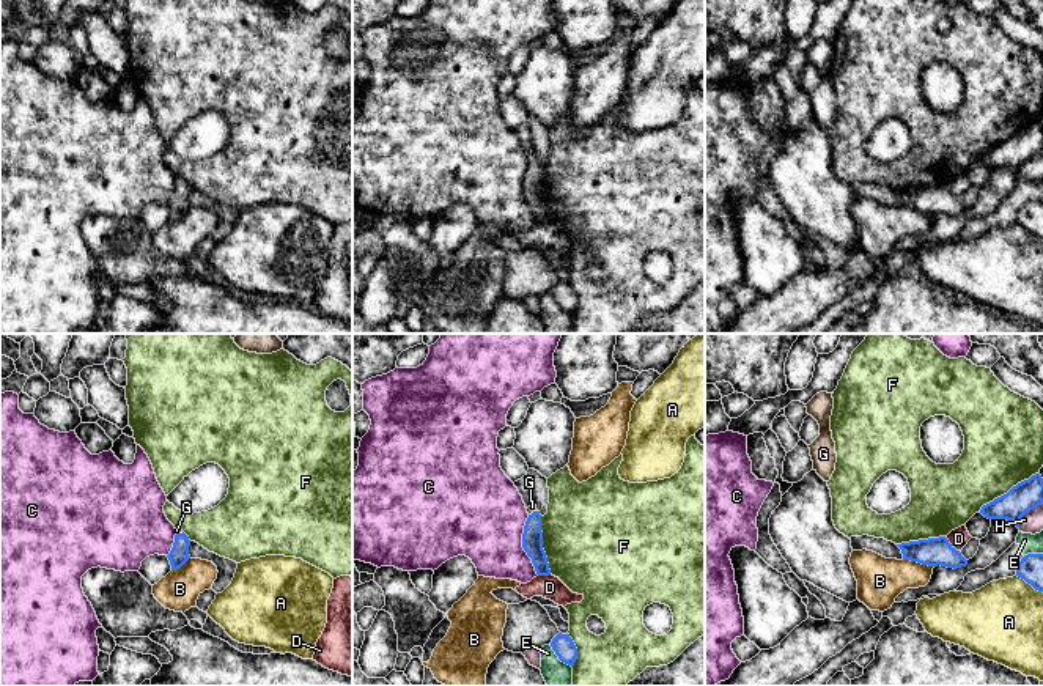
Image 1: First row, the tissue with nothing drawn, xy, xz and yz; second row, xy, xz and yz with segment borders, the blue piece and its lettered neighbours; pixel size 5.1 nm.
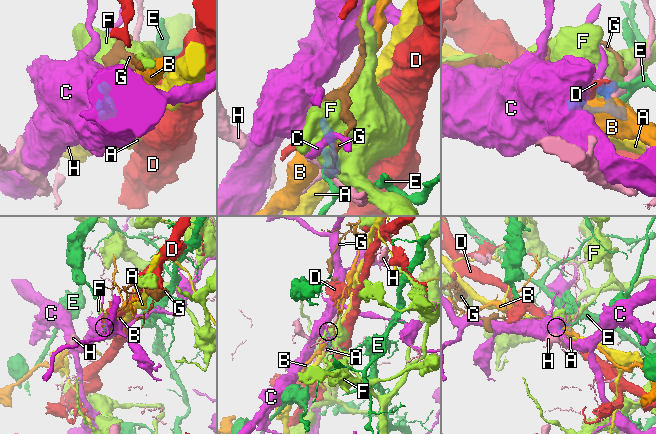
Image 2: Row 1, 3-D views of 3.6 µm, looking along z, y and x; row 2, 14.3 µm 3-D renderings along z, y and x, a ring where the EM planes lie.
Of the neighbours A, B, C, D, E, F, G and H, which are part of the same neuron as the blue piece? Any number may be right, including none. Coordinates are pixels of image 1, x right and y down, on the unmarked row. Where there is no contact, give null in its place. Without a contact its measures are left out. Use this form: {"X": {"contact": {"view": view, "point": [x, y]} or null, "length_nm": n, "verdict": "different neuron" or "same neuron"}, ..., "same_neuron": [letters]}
{"A": {"contact": {"view": "yz", "point": [1029, 230]}, "length_nm": 160, "verdict": "different neuron"}, "B": {"contact": {"view": "yz", "point": [919, 210]}, "length_nm": 170, "verdict": "different neuron"}, "C": {"contact": {"view": "xz", "point": [523, 192]}, "length_nm": 320, "verdict": "different neuron"}, "D": {"contact": {"view": "yz", "point": [950, 192]}, "length_nm": 100, "verdict": "different neuron"}, "E": {"contact": {"view": "xz", "point": [559, 306]}, "length_nm": 170, "verdict": "different neuron"}, "F": {"contact": {"view": "yz", "point": [1009, 139]}, "length_nm": 360, "verdict": "different neuron"}, "G": {"contact": {"view": "xz", "point": [534, 159]}, "length_nm": 50, "verdict": "same neuron"}, "H": {"contact": {"view": "yz", "point": [1026, 159]}, "length_nm": 180, "verdict": "different neuron"}, "same_neuron": ["G"]}

